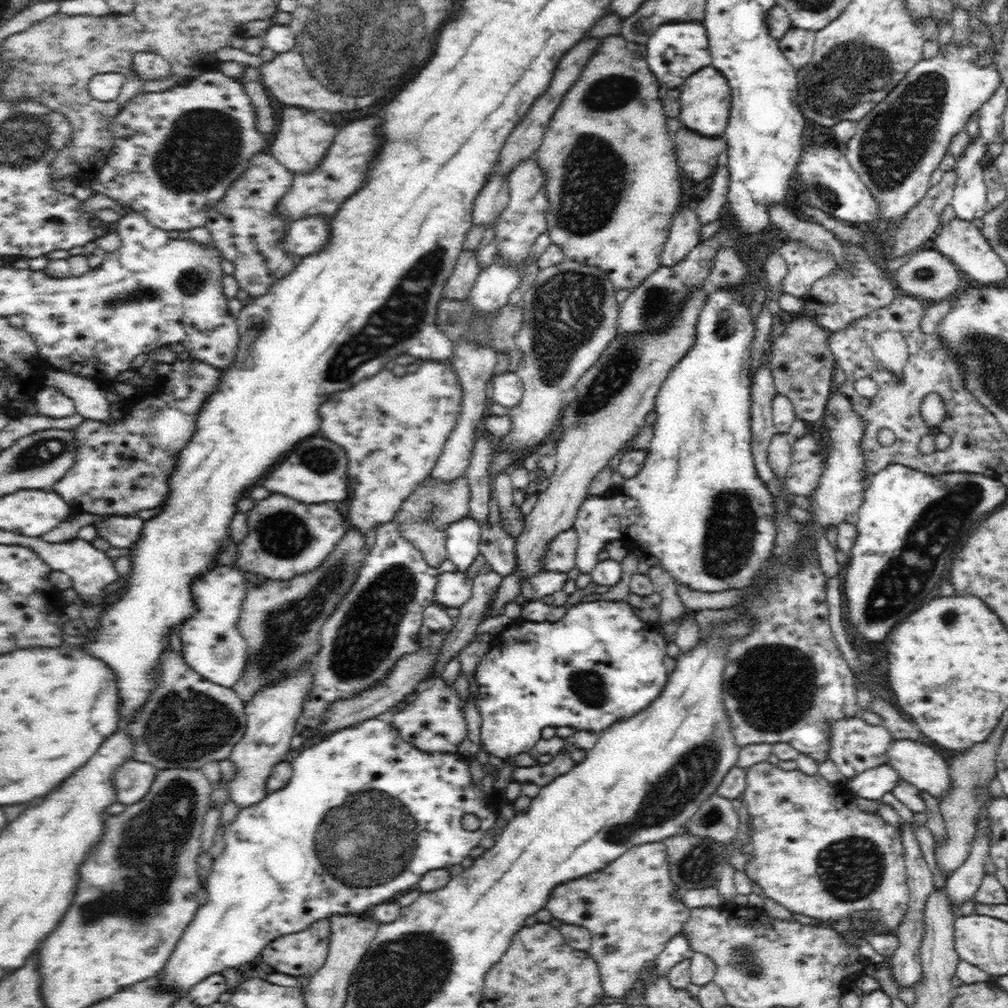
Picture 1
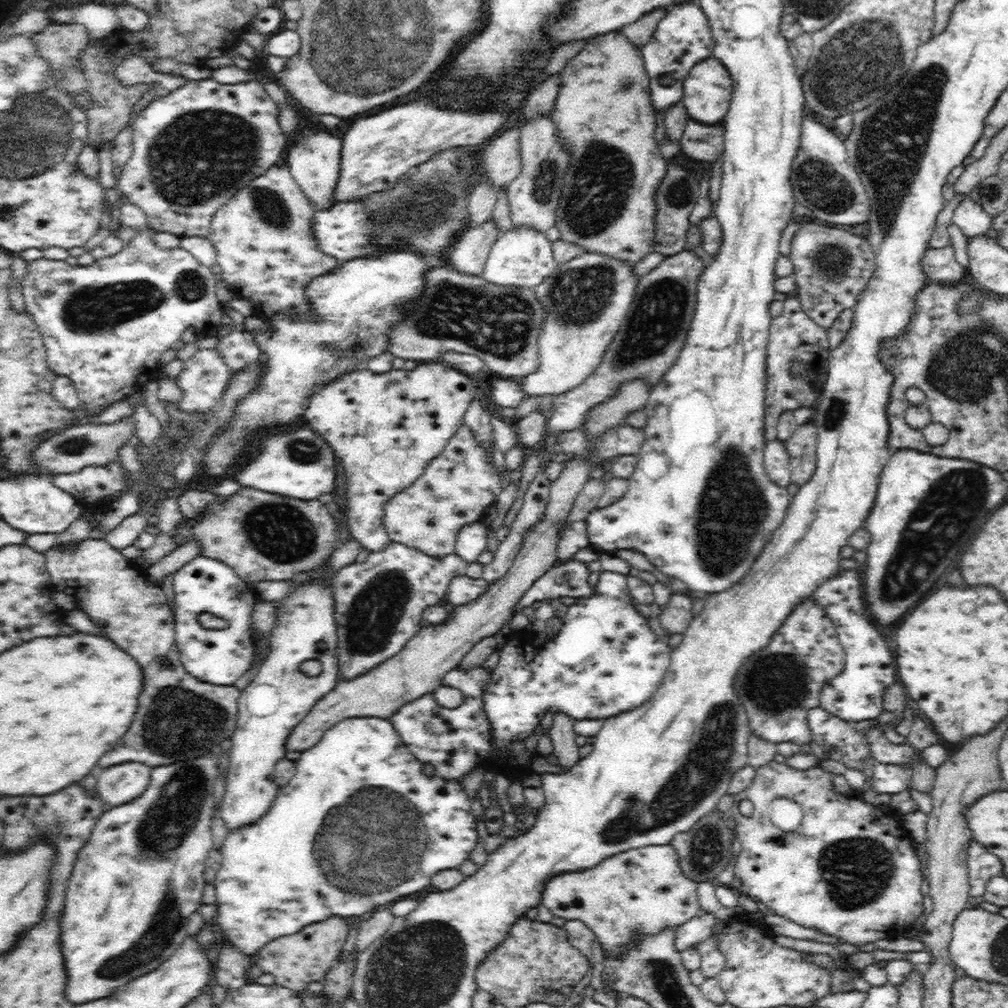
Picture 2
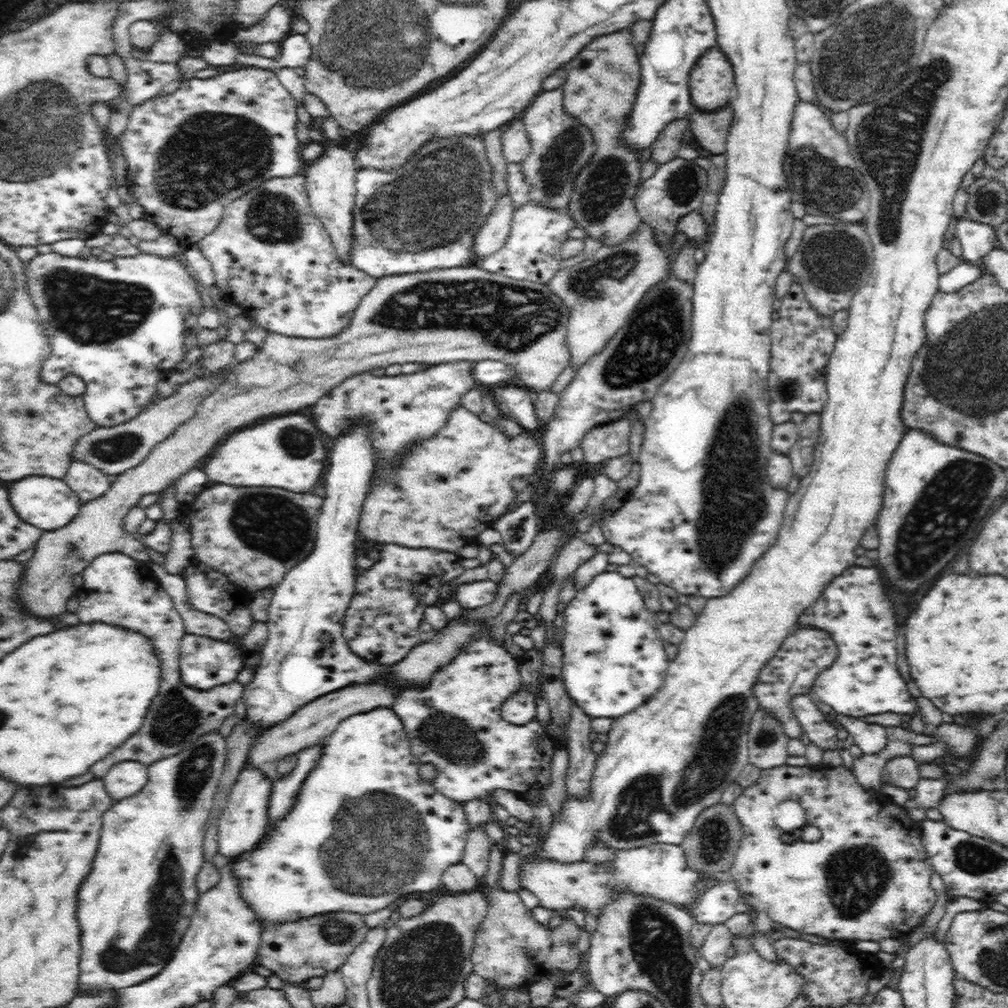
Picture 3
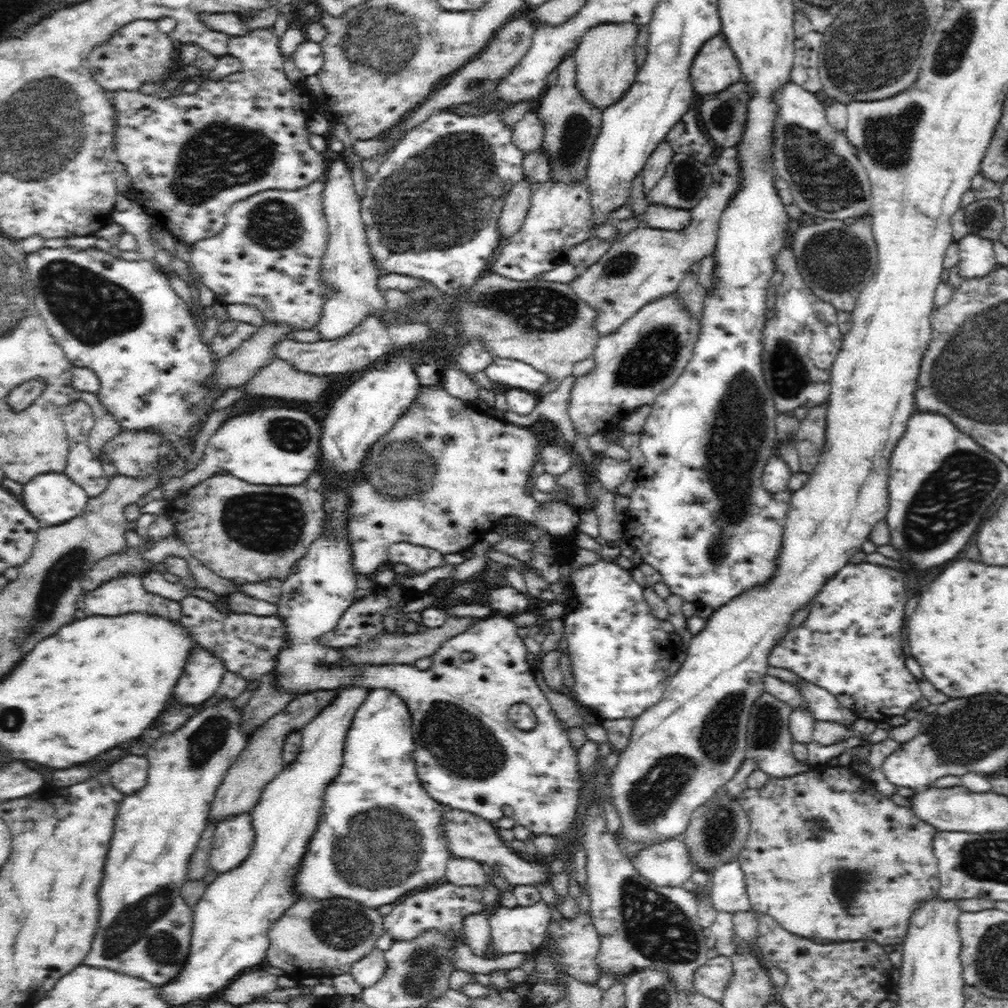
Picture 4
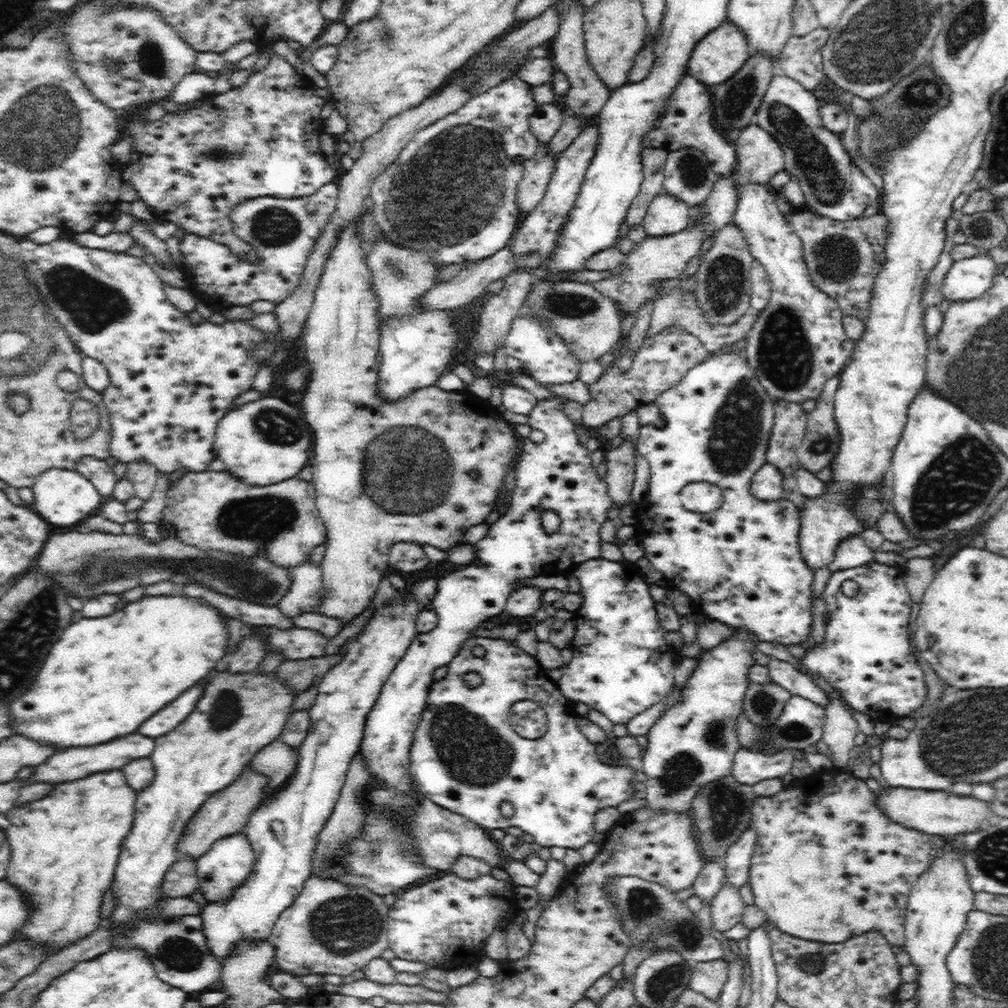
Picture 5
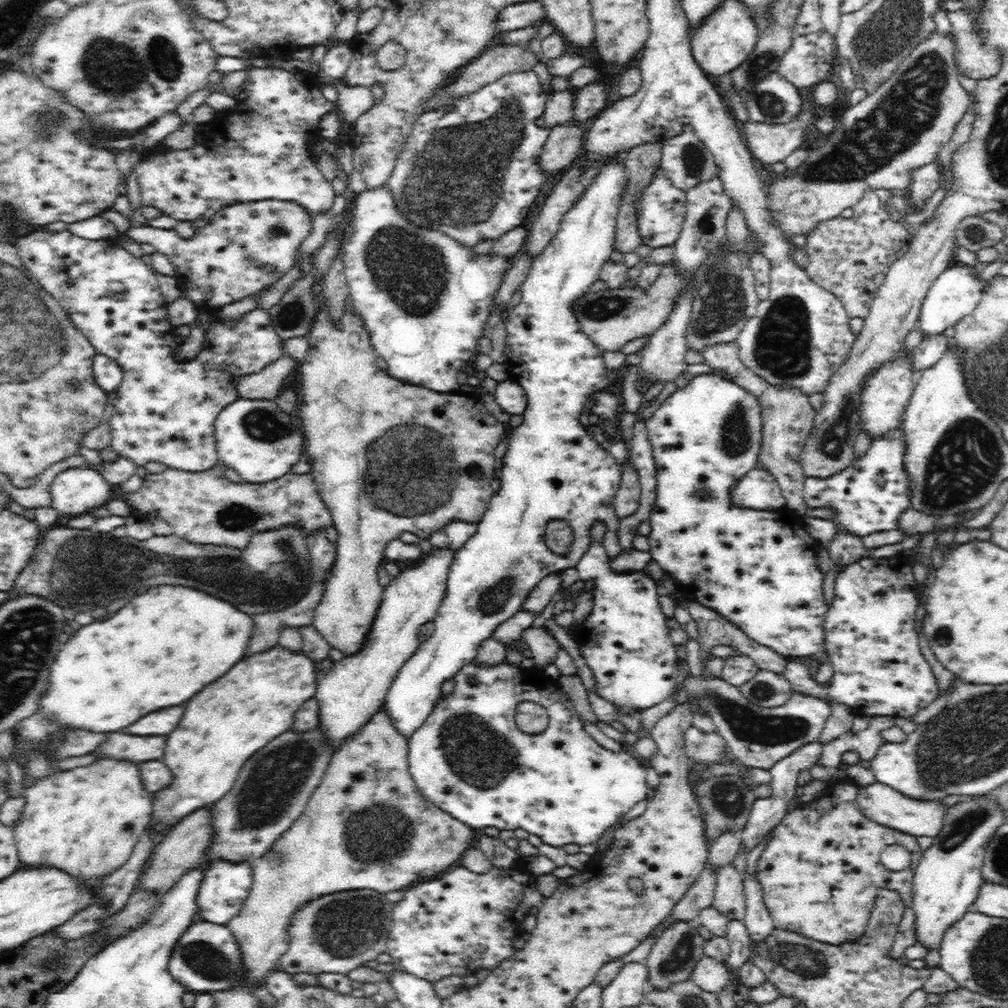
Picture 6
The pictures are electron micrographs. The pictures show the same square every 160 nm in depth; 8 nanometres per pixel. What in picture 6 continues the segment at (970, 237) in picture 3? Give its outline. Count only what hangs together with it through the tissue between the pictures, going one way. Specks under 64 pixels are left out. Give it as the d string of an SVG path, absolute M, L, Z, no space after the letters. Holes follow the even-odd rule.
M954 265L948 267L939 278L936 278L926 293L917 321L917 326L923 334L923 340L942 336L948 326L956 326L976 308L986 286L986 283L977 276L976 268L972 265Z

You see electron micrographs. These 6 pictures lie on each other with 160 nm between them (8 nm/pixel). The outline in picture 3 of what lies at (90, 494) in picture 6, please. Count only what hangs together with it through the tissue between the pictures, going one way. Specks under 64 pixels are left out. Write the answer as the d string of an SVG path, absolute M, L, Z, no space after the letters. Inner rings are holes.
M34 475L11 482L8 484L8 495L11 496L11 505L15 507L16 514L24 522L31 523L42 531L58 530L66 526L79 513L83 504L68 483L48 476Z

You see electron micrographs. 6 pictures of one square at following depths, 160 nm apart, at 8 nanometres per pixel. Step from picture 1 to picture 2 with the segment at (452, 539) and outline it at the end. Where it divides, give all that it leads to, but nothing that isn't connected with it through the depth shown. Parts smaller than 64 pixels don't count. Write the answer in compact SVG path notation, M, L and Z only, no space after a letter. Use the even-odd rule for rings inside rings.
M475 522L472 525L460 530L455 542L455 554L463 559L466 564L477 561L484 551L486 551L487 526L483 522Z

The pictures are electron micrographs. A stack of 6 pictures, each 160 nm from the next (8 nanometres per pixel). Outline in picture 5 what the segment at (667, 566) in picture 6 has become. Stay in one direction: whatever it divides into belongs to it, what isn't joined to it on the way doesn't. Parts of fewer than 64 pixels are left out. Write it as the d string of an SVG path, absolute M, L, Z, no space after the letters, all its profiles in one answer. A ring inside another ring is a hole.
M728 346L716 354L708 353L708 356L694 368L690 369L676 386L669 388L660 394L655 400L659 406L660 422L652 425L644 425L639 428L639 439L636 441L637 452L644 456L650 466L650 484L648 491L637 507L638 518L638 540L643 546L645 557L652 563L652 566L662 572L664 578L671 581L672 587L682 590L691 597L697 610L705 615L714 618L734 629L744 630L749 636L760 638L764 642L780 642L780 644L800 644L810 634L812 624L812 600L810 600L810 584L812 584L812 567L808 565L806 557L802 554L800 547L800 530L802 521L799 517L799 510L796 505L784 498L776 501L760 501L754 497L751 491L751 480L755 472L766 463L766 452L768 448L769 435L773 426L773 400L766 389L755 378L752 367L748 364L747 358L736 350L734 346ZM692 482L709 482L722 490L723 505L712 512L699 513L686 510L680 502L679 492Z

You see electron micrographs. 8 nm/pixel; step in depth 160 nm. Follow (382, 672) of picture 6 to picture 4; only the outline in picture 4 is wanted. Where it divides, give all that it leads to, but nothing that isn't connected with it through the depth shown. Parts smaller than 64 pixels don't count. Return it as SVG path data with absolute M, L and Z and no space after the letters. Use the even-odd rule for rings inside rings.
M358 681L338 685L334 690L336 694L332 702L324 706L301 731L301 747L297 758L292 763L285 764L284 771L277 774L263 790L258 804L250 813L254 831L252 852L238 868L218 874L218 877L205 888L200 900L192 907L191 952L188 954L187 968L174 982L158 986L172 1005L180 1006L190 1004L193 1000L207 1000L208 996L222 991L244 969L252 968L265 959L270 944L268 933L271 926L296 902L293 892L293 886L297 883L295 876L302 855L307 851L308 841L318 828L326 785L340 773L348 728L352 726L356 712L359 712L360 706L367 701L371 691L371 687L366 687Z

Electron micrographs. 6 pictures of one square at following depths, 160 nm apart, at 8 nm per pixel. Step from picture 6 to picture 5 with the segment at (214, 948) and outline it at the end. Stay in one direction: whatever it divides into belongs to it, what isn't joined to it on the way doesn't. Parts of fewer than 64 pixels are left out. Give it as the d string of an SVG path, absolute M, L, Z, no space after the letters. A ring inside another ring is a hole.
M254 671L215 672L207 677L207 682L205 683L205 686L202 687L201 698L196 704L196 709L189 714L188 718L186 718L179 726L176 726L176 730L172 730L172 734L164 734L164 736L160 736L160 738L156 738L156 740L154 740L154 742L156 742L156 748L154 748L154 752L152 752L152 756L149 758L150 761L156 762L155 778L146 789L142 789L138 792L138 798L135 806L135 828L132 829L131 834L122 844L122 852L119 854L119 862L118 865L116 865L115 876L111 884L111 892L113 892L113 896L115 896L115 905L111 915L109 916L109 920L106 920L104 925L106 927L109 925L115 928L111 932L111 938L113 938L113 941L111 942L112 948L131 947L132 945L144 947L144 949L146 949L146 951L148 951L151 955L152 963L155 964L156 972L159 974L159 978L163 979L163 981L168 983L170 986L175 986L189 995L216 987L218 979L221 977L224 968L222 959L220 959L220 957L212 951L210 943L207 942L207 935L206 931L204 931L201 918L199 915L182 915L168 920L152 919L150 921L150 919L142 919L142 916L144 916L144 912L146 912L148 908L154 908L155 903L158 903L160 900L164 899L162 898L162 895L160 895L160 892L162 892L162 882L164 882L164 878L166 878L166 874L168 874L168 870L170 870L171 866L174 865L177 860L181 859L179 854L175 852L175 847L177 841L180 840L182 836L182 832L185 830L186 824L189 822L188 820L196 814L196 811L204 804L204 802L206 802L214 794L218 793L219 790L226 789L236 777L240 776L244 772L244 768L250 764L259 750L262 750L264 746L268 746L271 742L279 739L280 734L282 734L282 730L284 730L284 726L287 725L288 718L290 718L291 714L295 711L296 701L294 701L294 694L292 694L290 690L292 690L292 688L284 682L284 679L280 679L280 675L276 672L269 673L267 675L258 675Z

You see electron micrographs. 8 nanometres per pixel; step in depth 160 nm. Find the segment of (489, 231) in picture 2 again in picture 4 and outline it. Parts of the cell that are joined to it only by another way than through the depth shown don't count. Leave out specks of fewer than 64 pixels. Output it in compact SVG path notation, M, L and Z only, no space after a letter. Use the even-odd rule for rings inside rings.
M520 180L508 191L505 203L502 205L502 212L498 220L500 236L505 240L510 239L517 231L520 231L524 218L530 210L531 196L536 184L525 180Z

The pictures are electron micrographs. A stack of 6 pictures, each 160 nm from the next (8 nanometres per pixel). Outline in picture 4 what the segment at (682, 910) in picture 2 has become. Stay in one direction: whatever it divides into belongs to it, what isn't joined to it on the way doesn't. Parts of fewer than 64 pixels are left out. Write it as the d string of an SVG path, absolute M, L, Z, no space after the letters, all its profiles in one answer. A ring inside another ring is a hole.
M446 808L444 814L441 815L441 820L440 833L442 834L440 834L440 837L445 842L445 850L447 850L449 856L472 859L490 866L495 864L498 866L500 874L514 886L518 886L518 884L526 884L526 886L549 884L546 864L529 862L516 855L508 848L508 843L500 838L498 827L495 824L478 816L473 816L472 813L450 808ZM681 838L668 840L640 852L634 868L656 886L681 887L697 869Z

